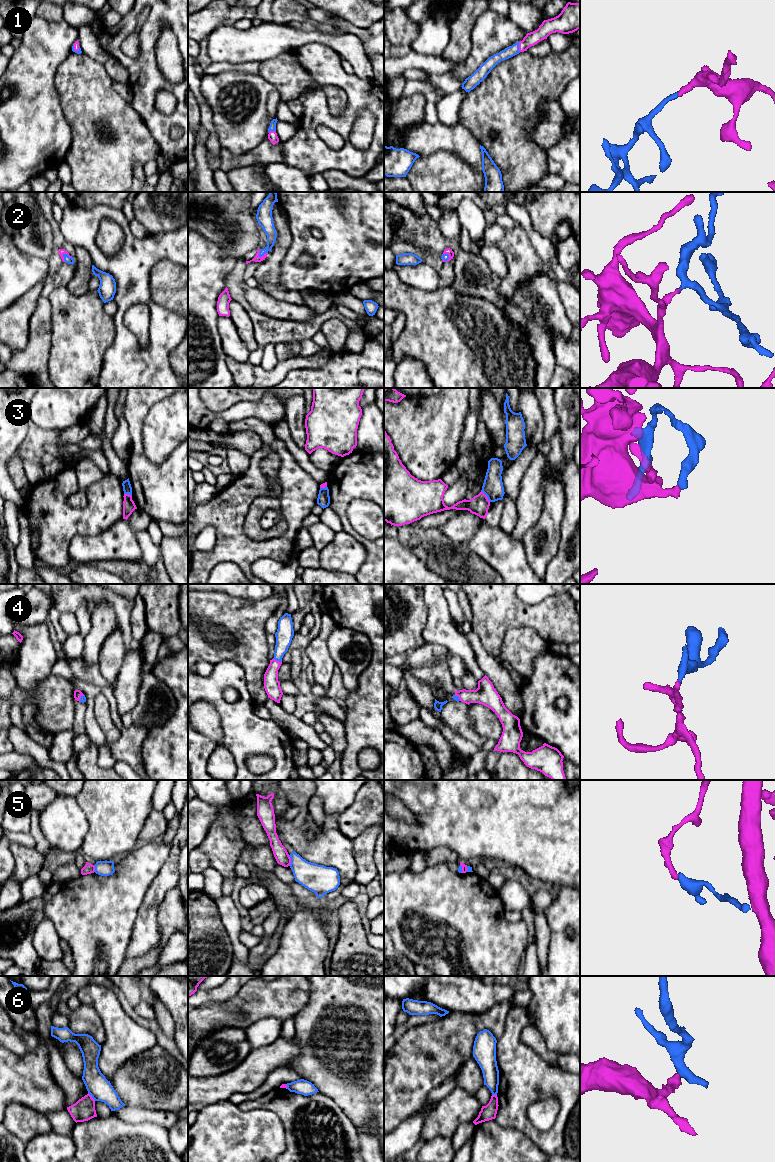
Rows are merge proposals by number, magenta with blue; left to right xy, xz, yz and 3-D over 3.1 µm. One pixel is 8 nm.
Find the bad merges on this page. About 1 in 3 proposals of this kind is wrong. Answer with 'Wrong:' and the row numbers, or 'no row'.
Wrong: 3, 5, 6

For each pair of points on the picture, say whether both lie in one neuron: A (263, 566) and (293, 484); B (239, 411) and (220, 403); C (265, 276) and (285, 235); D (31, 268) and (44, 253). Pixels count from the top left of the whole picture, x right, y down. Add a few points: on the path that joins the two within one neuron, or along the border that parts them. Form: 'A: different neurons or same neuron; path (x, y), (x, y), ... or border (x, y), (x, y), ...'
A: different neurons; border (290, 558), (258, 558), (251, 565), (251, 573)
B: different neurons; border (252, 401), (236, 402), (219, 411), (207, 409)
C: same neuron; path (271, 266), (281, 245)
D: different neurons; border (18, 248), (24, 253), (47, 261)

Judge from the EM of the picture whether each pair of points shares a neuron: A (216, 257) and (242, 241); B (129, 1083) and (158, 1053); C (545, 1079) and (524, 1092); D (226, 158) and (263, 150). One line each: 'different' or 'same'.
A: different
B: same
C: same
D: same

